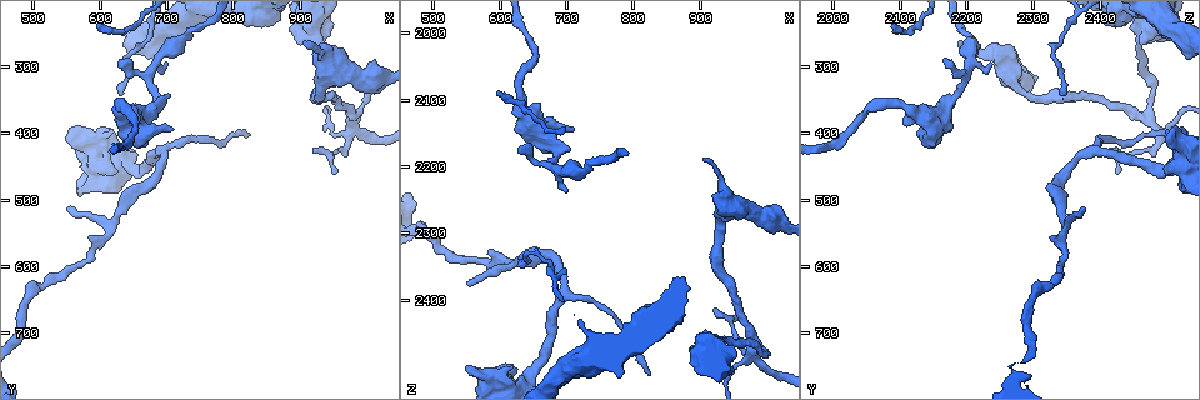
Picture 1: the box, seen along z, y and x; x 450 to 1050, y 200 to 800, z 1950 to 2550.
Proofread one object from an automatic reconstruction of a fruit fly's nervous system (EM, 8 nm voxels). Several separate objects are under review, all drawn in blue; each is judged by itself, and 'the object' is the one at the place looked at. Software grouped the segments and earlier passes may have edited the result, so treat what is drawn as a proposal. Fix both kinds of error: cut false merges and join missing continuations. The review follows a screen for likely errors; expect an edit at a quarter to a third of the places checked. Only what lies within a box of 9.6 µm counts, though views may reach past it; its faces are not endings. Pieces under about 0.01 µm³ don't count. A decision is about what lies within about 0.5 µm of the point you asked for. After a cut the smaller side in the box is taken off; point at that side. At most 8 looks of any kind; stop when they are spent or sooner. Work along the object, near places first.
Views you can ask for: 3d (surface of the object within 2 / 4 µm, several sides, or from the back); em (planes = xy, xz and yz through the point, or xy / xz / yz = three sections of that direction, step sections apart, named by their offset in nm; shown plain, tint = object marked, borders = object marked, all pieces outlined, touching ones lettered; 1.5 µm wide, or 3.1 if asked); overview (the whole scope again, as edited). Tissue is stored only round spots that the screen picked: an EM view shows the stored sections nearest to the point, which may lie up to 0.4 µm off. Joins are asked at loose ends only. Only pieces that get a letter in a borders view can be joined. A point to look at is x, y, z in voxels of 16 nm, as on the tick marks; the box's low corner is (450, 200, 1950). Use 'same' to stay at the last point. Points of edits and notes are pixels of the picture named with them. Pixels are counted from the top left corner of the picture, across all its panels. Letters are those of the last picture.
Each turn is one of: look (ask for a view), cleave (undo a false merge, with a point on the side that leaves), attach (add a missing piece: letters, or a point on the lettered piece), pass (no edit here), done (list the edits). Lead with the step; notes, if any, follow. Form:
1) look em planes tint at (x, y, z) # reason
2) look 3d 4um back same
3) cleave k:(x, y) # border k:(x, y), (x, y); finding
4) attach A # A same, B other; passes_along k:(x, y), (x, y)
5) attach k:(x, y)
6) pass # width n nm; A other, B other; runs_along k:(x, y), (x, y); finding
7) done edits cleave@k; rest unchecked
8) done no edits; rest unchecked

look em planes borders at (550, 515, 2380) # an open end

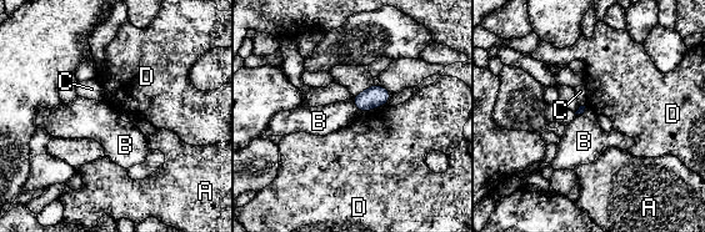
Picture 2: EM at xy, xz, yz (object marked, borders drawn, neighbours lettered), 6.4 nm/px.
pass # longest_contact D 170 nm; A other, B other, C other, D other; border 2:(353, 97), (354, 105), (360, 111); no lettered piece goes on from it

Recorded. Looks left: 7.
look 3d 4um at (605, 405, 2515)

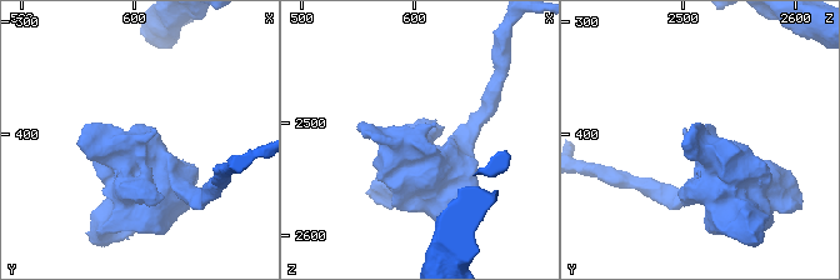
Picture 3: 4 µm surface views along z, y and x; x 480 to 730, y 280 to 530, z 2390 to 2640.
look em planes borders at (602, 404, 2512) # need the tissue

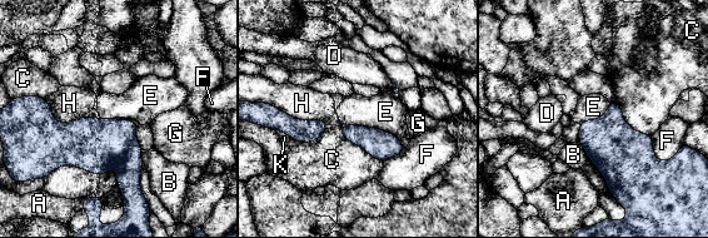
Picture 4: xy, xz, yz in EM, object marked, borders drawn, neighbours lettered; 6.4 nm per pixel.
pass # A other, B other, C other, D other, E other, F other, G other, H other, K other; border 4:(342, 124), (379, 128), (399, 139); all the same neuron

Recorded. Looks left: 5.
look em planes tint at (740, 245, 2200) # thick turns thin

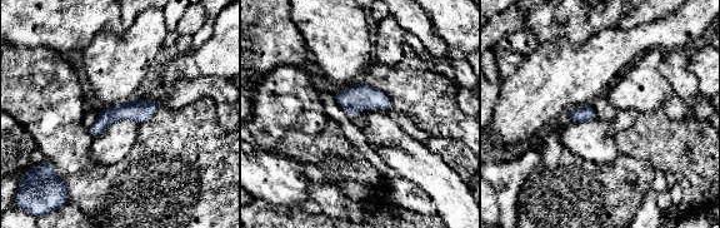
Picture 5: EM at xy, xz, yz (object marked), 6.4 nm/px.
look em planes borders same

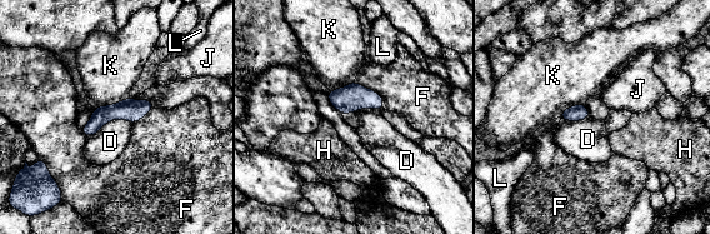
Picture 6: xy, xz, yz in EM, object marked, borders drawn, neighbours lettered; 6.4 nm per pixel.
pass # D other, F other, H other, J other, K other, L other; runs_along 6:(150, 104), (106, 113), (85, 130); all the same neuron

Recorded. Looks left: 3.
done no edits; rest unchecked

